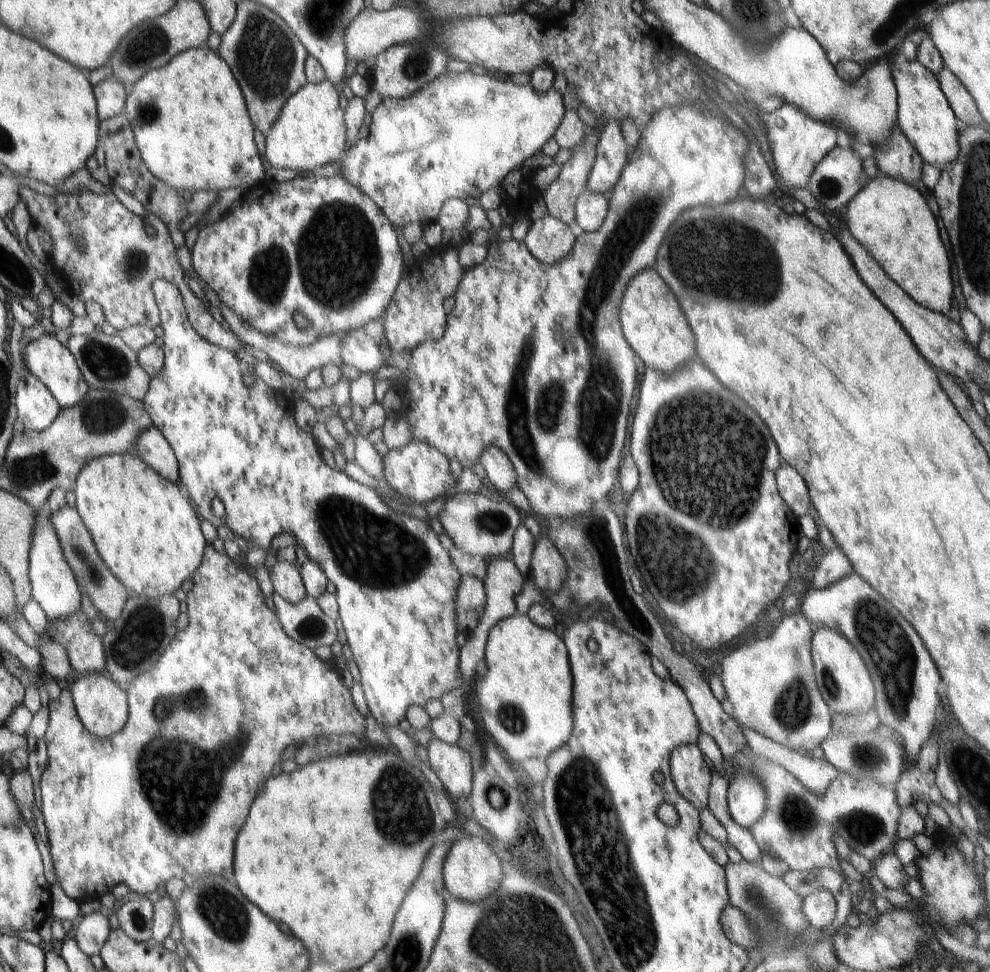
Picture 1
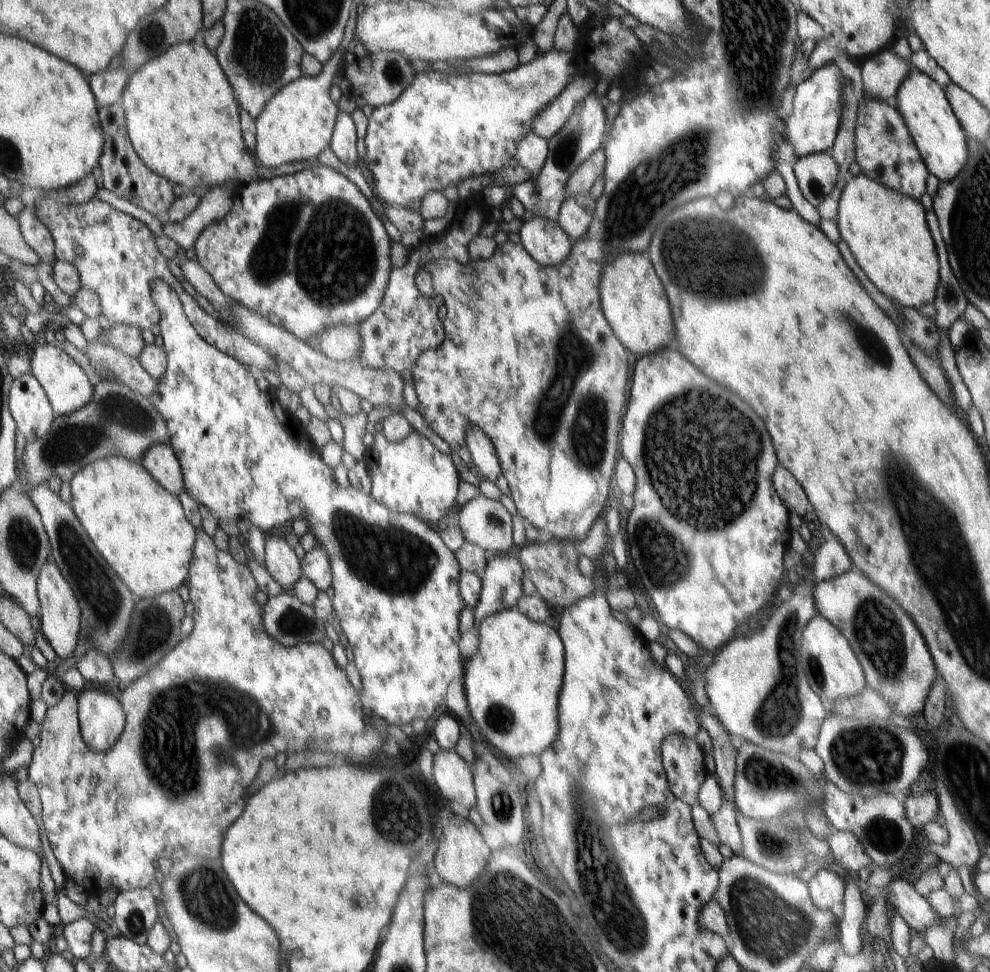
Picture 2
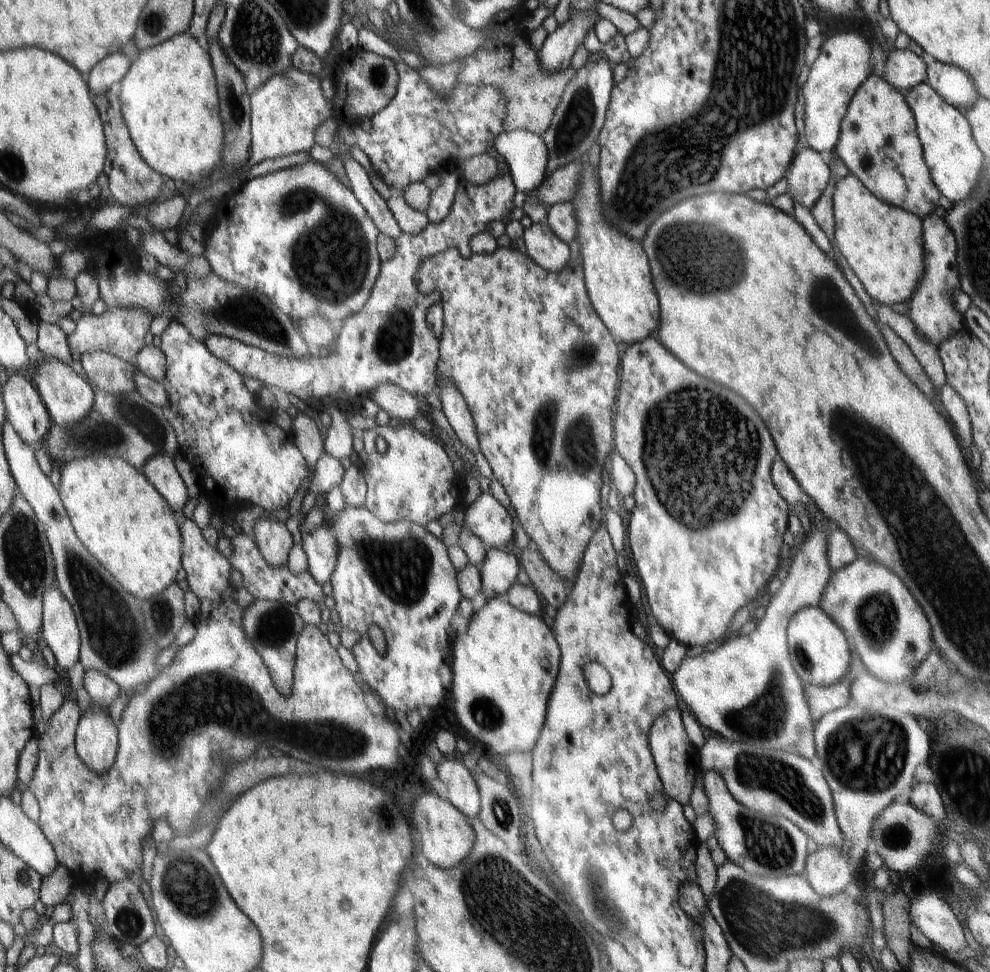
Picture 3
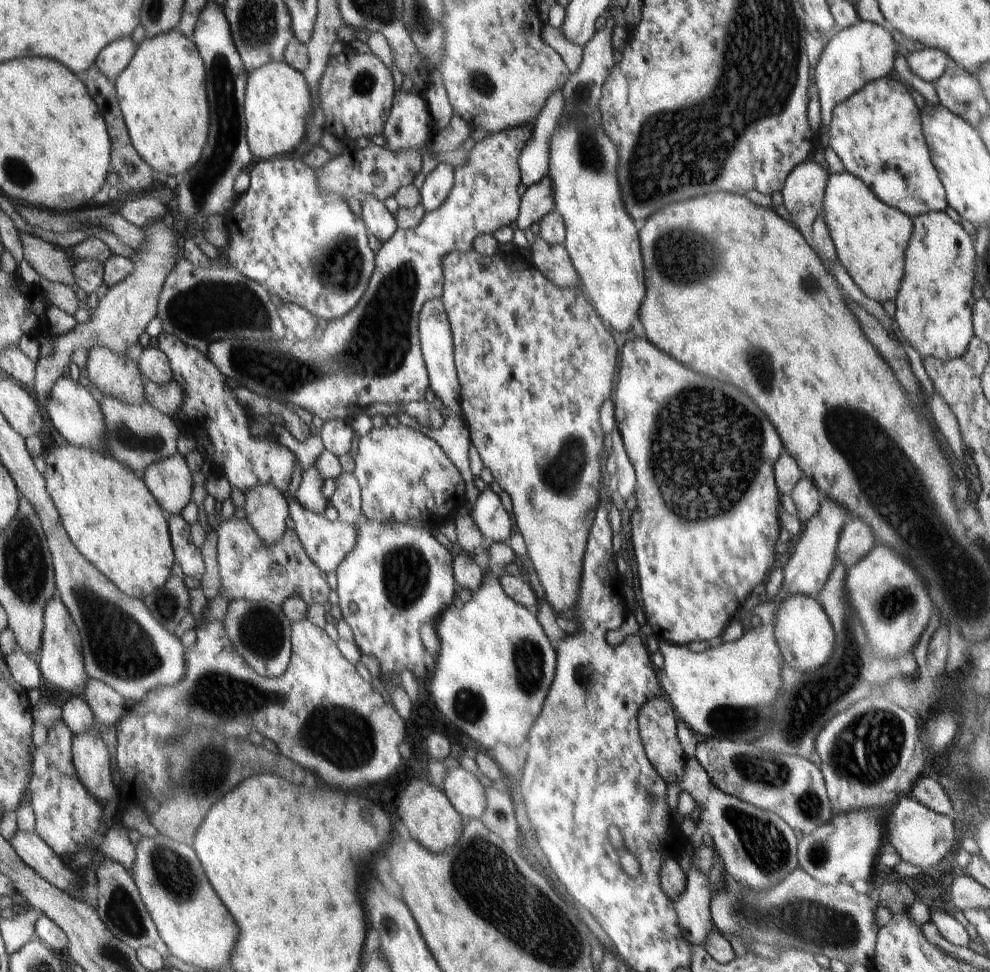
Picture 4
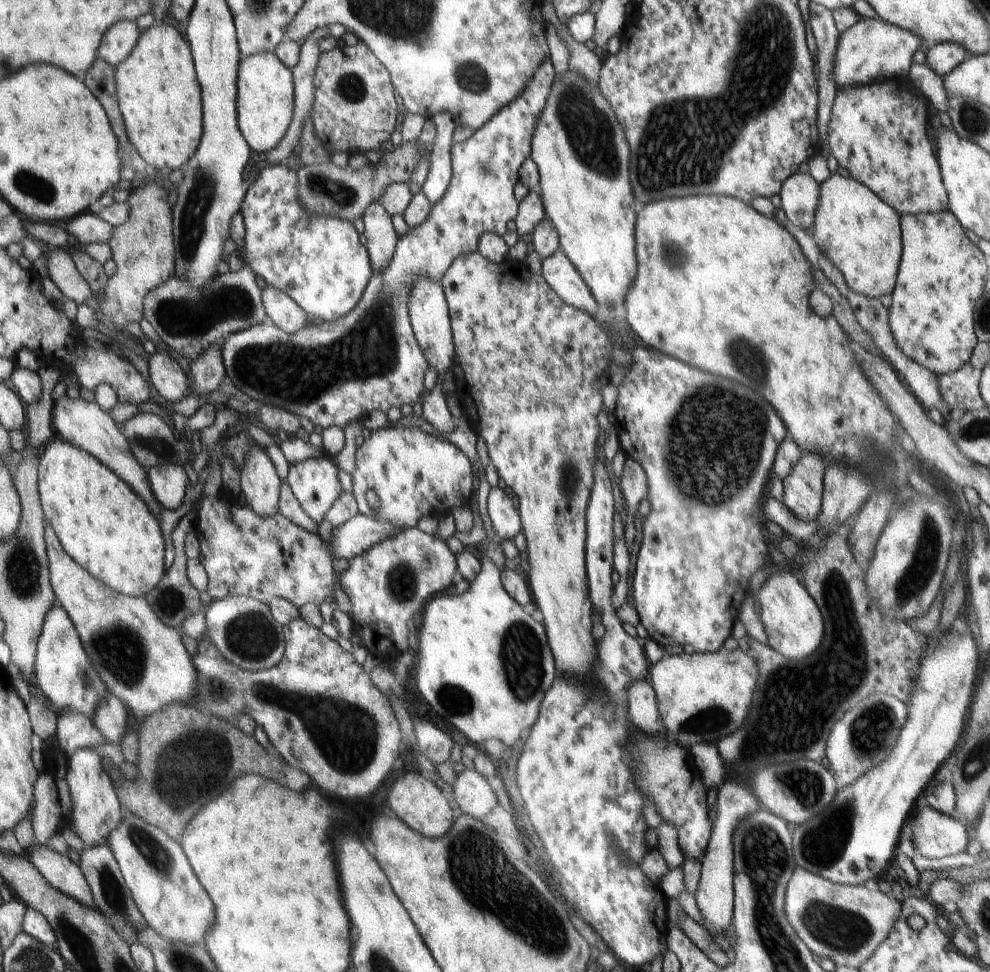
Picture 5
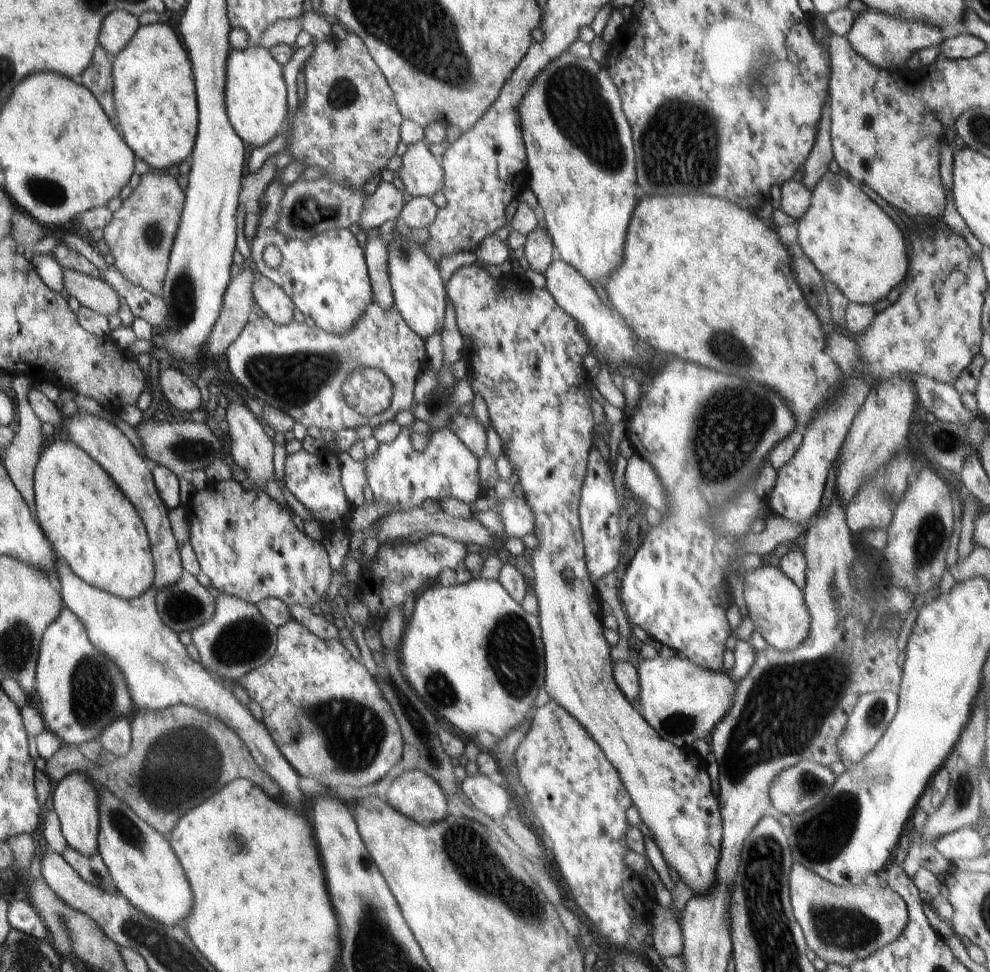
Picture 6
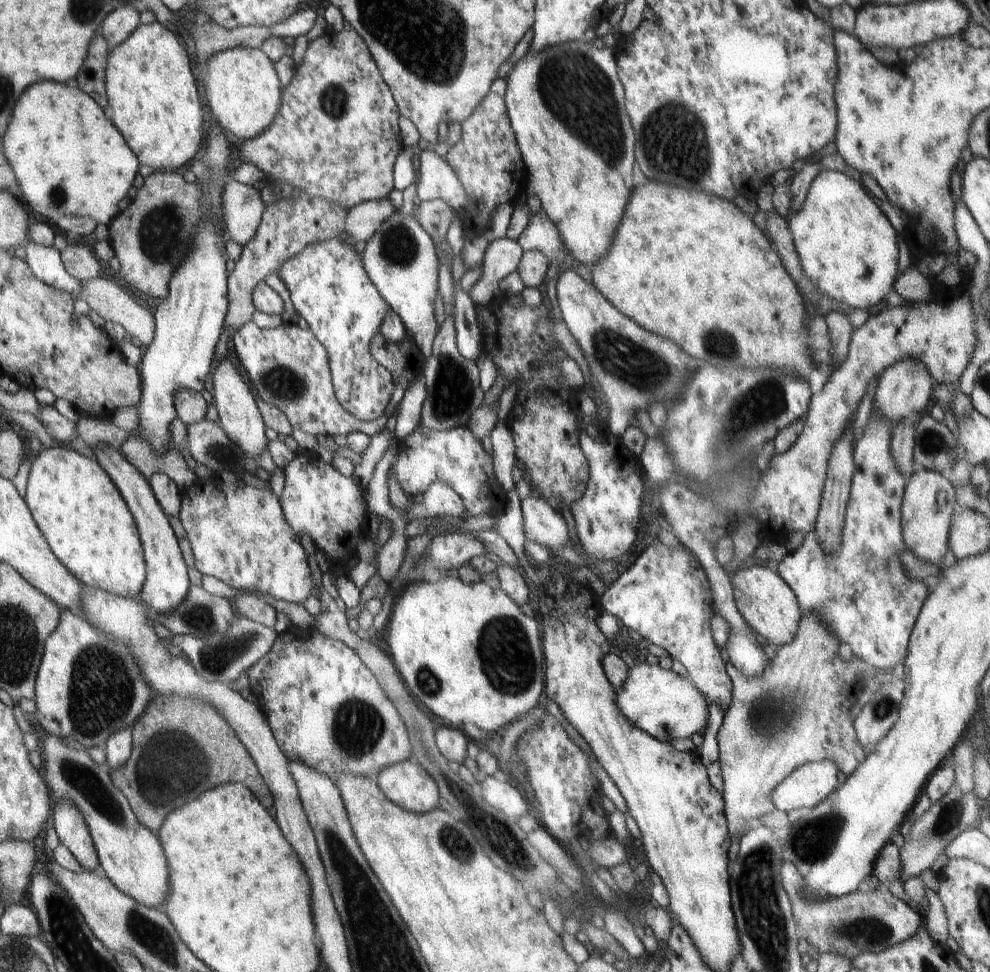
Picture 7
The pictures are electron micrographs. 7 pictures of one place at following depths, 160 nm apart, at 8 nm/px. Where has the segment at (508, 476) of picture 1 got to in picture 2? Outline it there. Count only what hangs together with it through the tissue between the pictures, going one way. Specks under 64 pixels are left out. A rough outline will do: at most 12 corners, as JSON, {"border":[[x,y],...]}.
{"border":[[470,425],[465,442],[472,468],[496,482],[502,469],[492,441]]}

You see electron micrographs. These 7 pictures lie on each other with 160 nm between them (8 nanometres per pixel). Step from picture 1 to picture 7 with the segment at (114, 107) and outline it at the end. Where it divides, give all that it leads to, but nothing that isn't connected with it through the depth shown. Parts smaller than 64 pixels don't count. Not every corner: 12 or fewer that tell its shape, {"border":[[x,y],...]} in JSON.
{"border":[[126,5],[113,10],[99,31],[111,50],[140,24],[140,13]]}

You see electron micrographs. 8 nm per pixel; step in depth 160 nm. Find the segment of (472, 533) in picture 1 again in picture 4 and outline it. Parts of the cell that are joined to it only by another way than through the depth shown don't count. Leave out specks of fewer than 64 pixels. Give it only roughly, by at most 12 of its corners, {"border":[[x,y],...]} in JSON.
{"border":[[480,492],[470,515],[489,543],[515,530],[500,497]]}

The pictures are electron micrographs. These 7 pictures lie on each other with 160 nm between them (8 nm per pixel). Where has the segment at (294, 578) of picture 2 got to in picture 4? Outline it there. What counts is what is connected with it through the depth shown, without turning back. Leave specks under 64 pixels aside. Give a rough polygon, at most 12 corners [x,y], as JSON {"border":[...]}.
{"border":[[258,485],[245,497],[245,519],[265,545],[290,518],[285,494]]}

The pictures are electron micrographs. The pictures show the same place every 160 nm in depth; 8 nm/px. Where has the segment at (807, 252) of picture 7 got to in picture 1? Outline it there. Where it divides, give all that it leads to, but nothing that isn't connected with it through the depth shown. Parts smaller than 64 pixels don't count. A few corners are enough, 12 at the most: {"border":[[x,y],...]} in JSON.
{"border":[[883,174],[844,224],[921,307],[956,304],[924,195]]}

